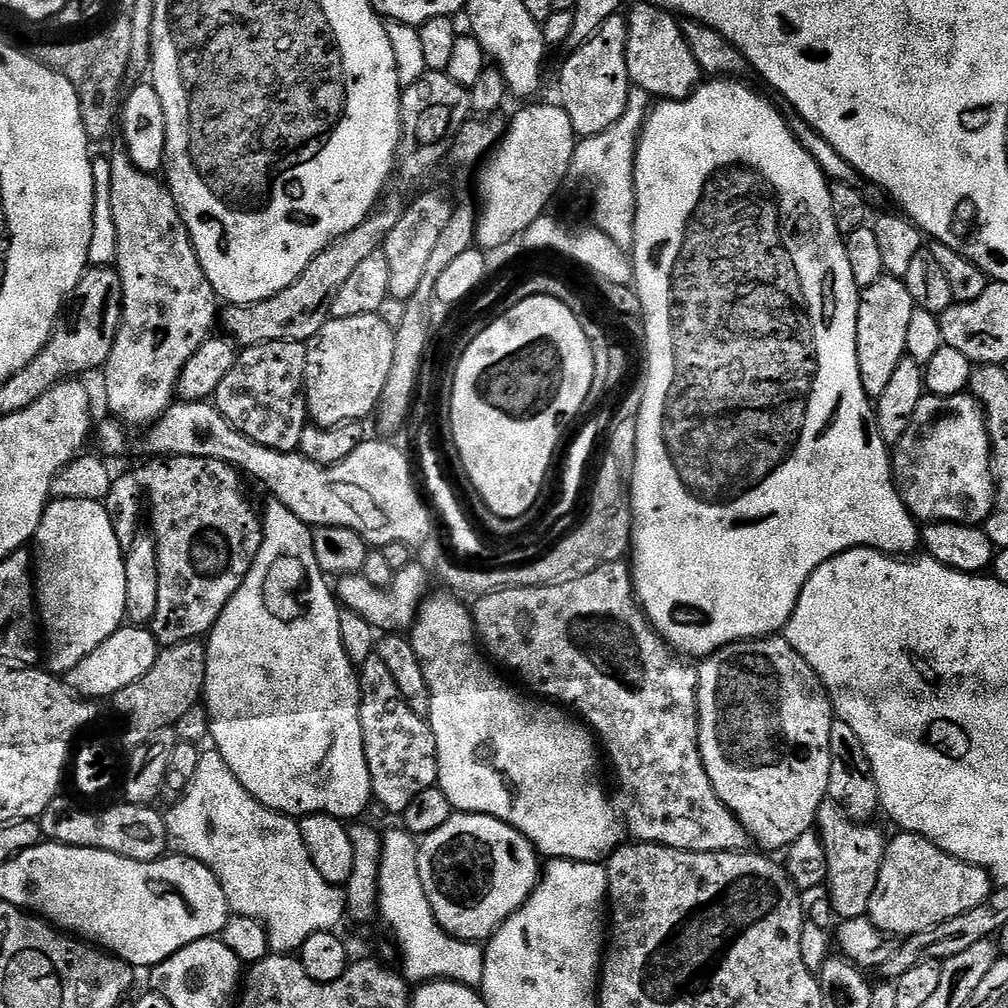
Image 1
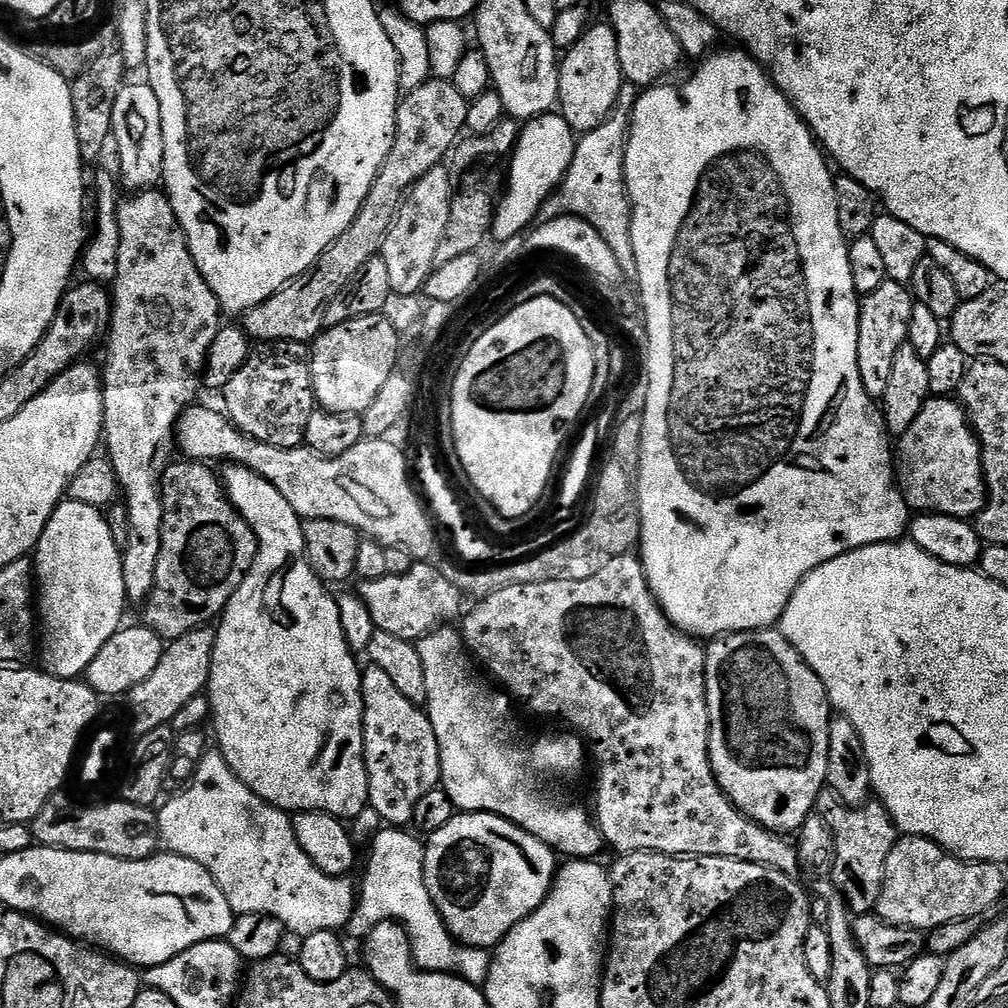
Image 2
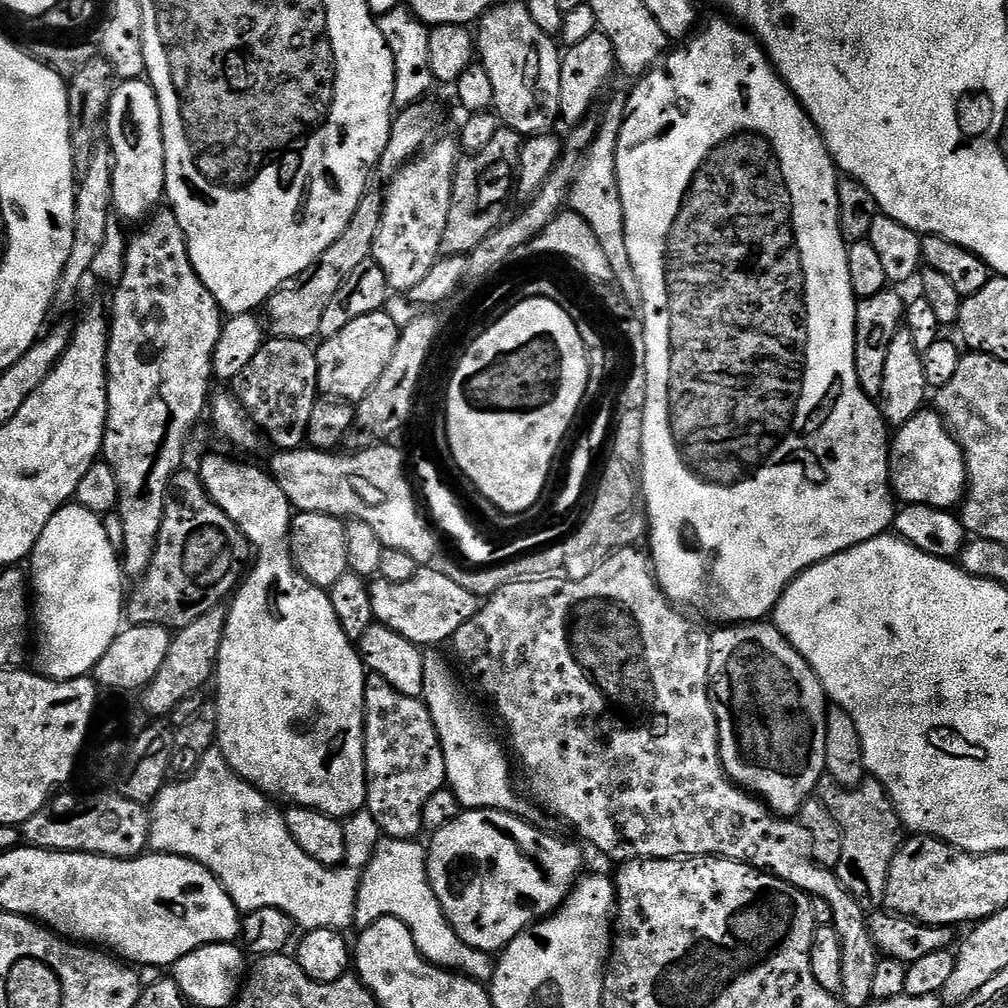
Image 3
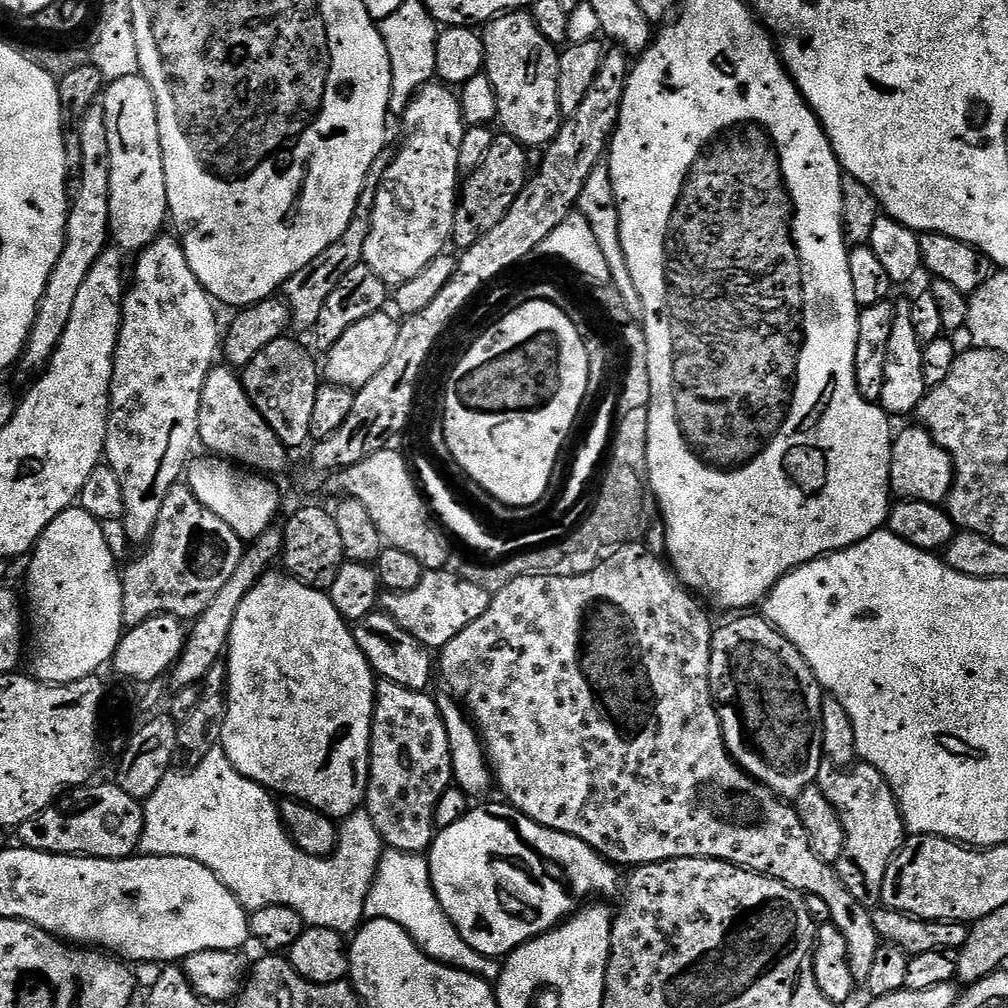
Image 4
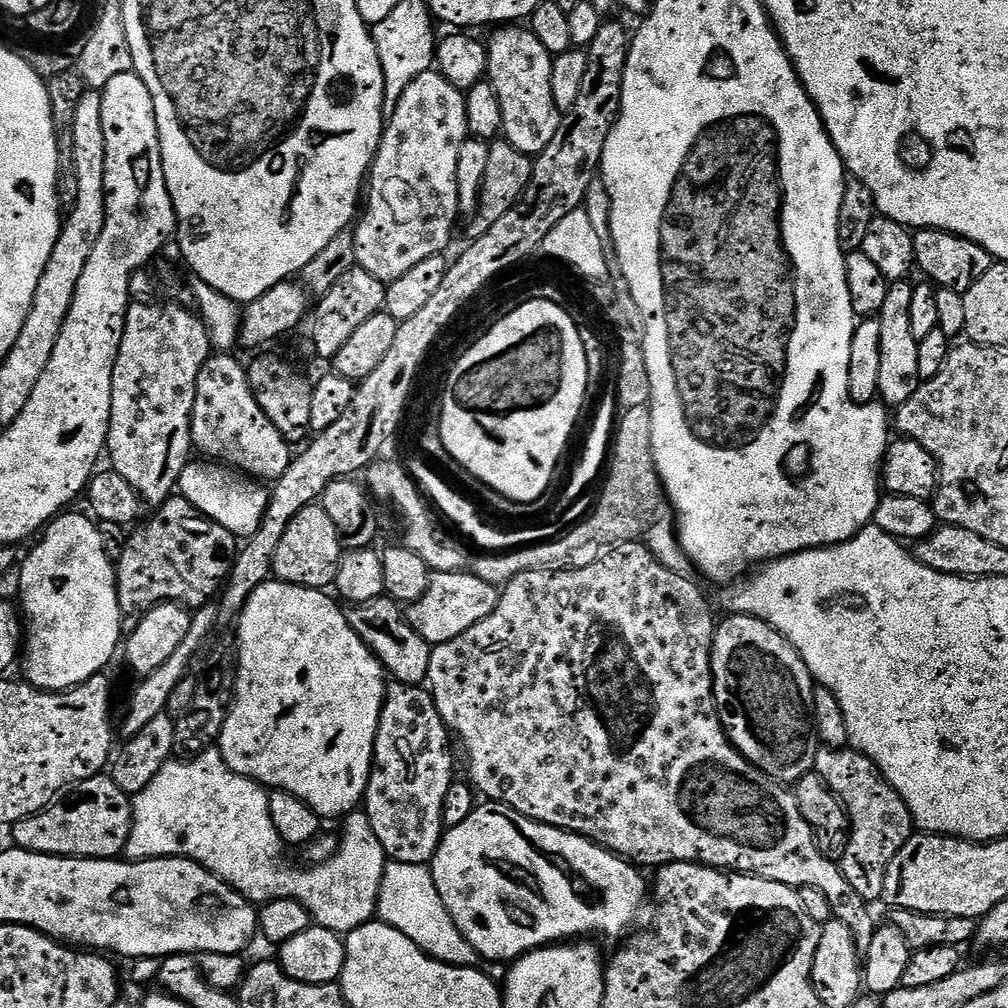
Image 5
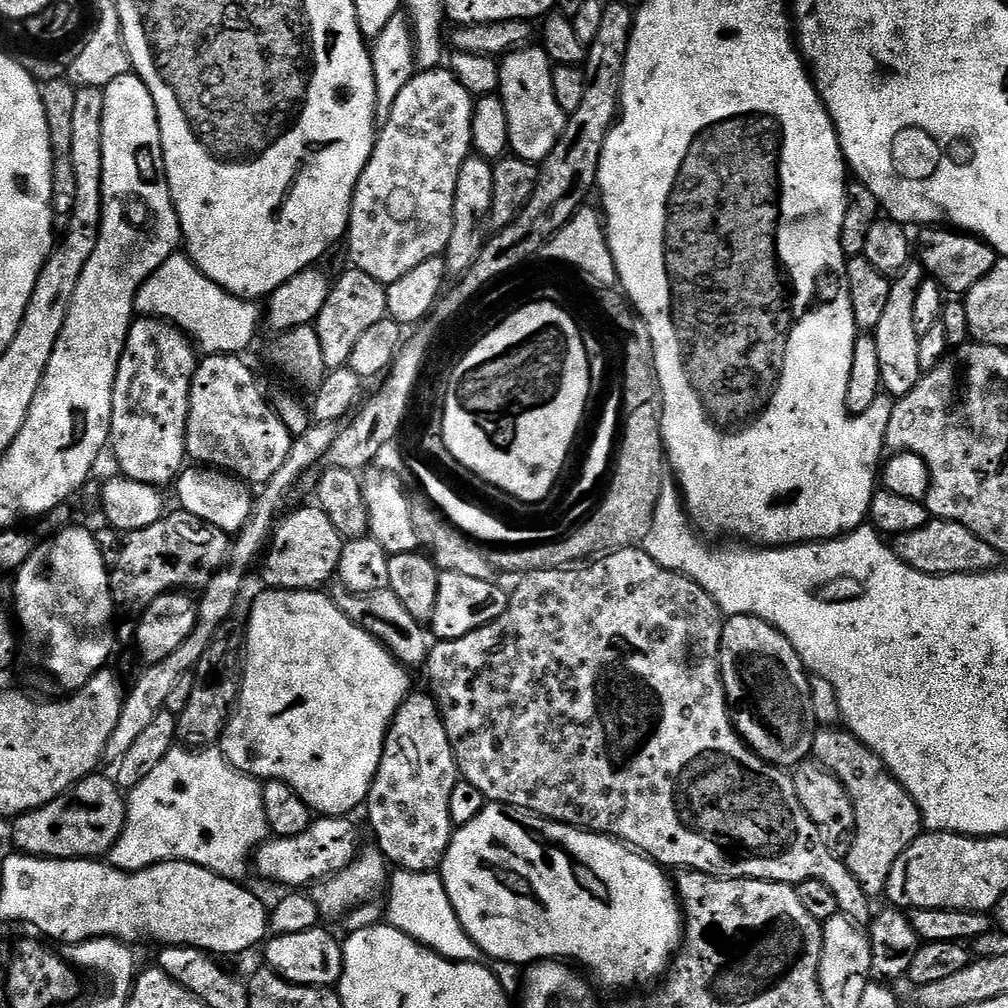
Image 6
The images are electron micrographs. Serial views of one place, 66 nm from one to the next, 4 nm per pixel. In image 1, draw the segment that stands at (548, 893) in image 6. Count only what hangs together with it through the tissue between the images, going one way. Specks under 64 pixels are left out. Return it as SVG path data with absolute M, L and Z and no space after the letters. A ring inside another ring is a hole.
M456 812L450 818L450 822L446 822L446 826L438 826L438 830L434 830L434 834L423 837L420 844L418 866L420 867L422 886L426 890L426 898L434 910L434 918L442 926L442 930L446 930L455 940L471 940L473 942L487 942L491 940L492 935L532 897L532 891L535 890L536 884L542 875L541 857L538 855L534 845L522 833L514 830L509 824L502 822L498 818L479 816L473 812Z

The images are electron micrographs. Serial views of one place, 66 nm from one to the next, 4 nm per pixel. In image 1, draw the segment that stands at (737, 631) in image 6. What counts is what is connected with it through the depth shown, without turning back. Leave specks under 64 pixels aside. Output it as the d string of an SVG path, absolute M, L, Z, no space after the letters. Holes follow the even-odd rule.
M783 635L738 640L703 657L698 671L698 746L702 766L728 809L748 831L749 841L764 848L787 849L794 838L813 831L818 806L829 799L832 701L818 674Z

